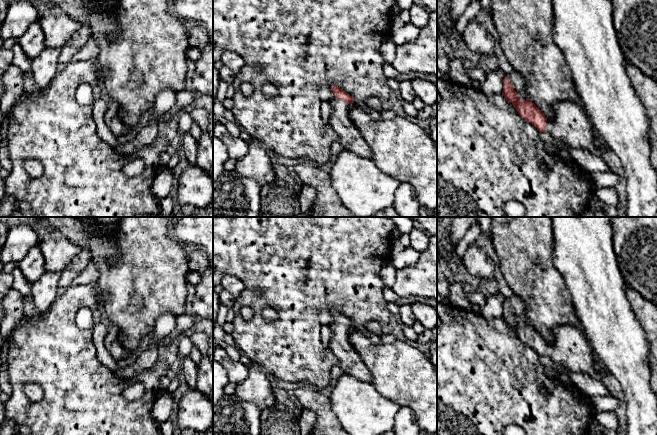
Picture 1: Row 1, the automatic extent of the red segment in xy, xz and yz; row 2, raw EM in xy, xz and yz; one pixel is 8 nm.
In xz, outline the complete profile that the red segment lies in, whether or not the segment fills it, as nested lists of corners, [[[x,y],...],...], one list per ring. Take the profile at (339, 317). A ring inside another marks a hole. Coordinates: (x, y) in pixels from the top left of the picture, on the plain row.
[[[333,309],[330,311],[334,322],[329,325],[332,332],[332,339],[328,349],[338,359],[344,373],[359,381],[372,383],[372,375],[361,357],[350,342],[350,330],[354,322],[343,313]]]

